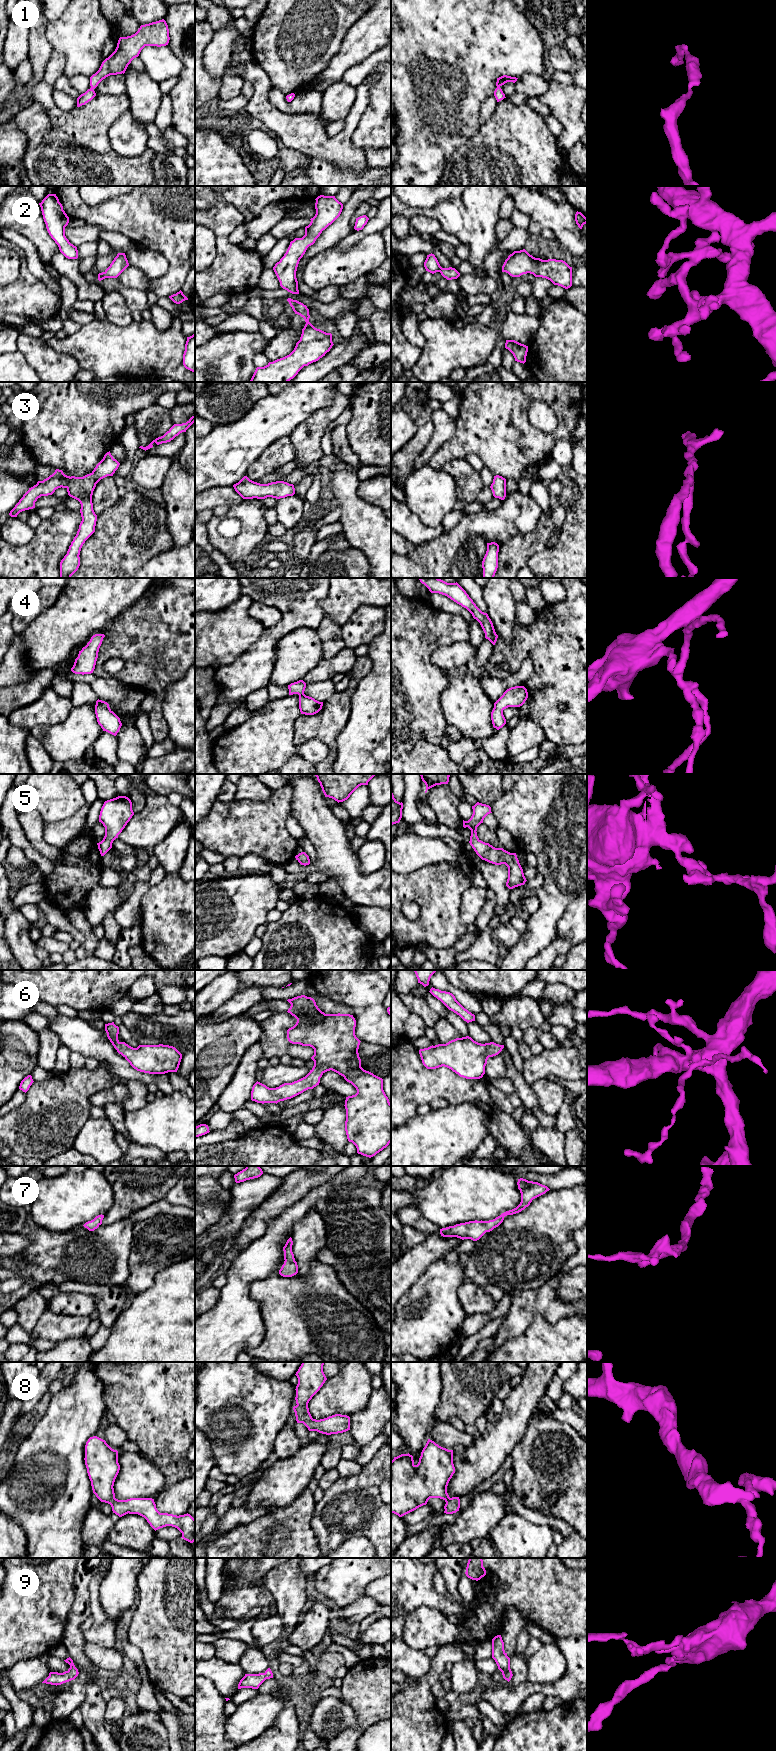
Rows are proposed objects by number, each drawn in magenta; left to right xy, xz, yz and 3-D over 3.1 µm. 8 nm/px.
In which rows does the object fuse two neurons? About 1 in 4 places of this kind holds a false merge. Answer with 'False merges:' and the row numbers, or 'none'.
False merges: none

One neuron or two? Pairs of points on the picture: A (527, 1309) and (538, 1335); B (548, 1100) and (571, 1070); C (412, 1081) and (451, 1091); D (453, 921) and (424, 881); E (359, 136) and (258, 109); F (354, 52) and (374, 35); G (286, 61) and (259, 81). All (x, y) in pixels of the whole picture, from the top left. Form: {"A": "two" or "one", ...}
{"A": "two", "B": "two", "C": "one", "D": "one", "E": "two", "F": "one", "G": "two"}

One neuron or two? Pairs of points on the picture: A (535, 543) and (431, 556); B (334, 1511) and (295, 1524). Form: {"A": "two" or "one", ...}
{"A": "two", "B": "two"}

